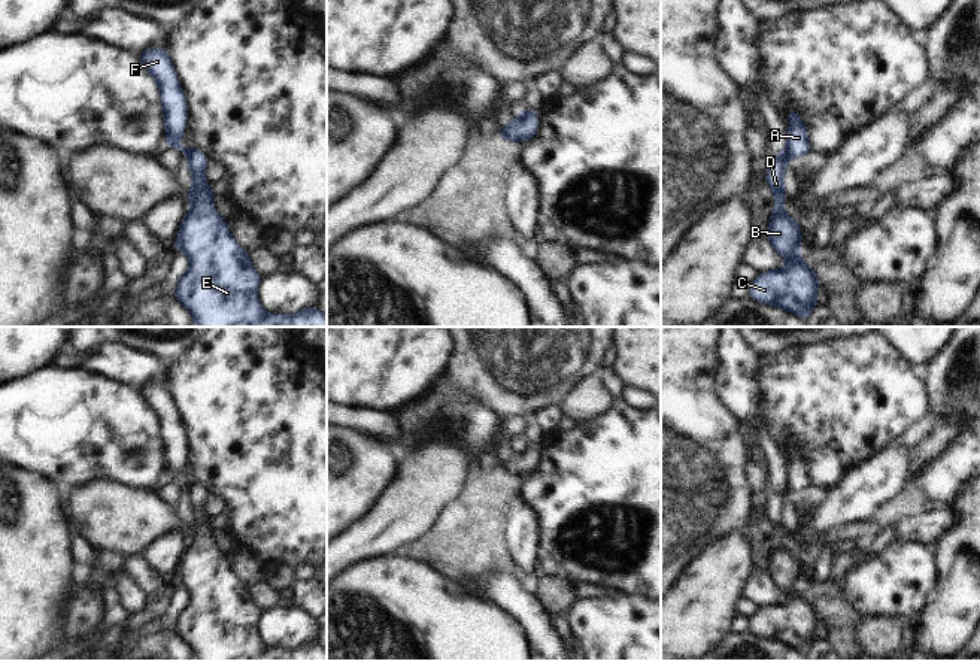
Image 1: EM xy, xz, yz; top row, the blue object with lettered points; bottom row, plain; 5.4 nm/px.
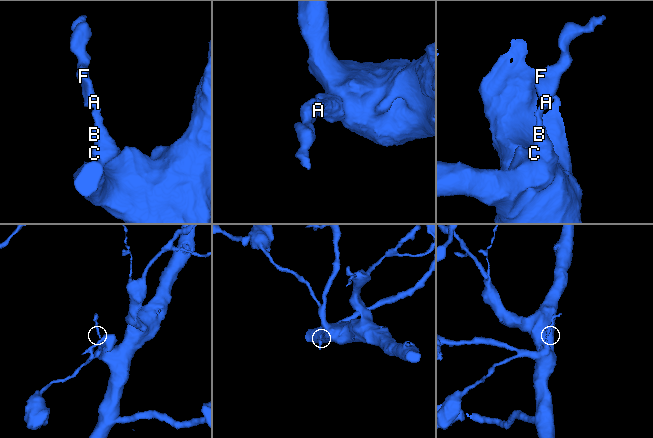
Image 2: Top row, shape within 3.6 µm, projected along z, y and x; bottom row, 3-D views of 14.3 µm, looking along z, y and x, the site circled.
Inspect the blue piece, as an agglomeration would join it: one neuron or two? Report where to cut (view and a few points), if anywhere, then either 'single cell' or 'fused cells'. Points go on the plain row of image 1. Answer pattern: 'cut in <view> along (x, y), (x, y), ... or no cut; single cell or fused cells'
no cut; single cell

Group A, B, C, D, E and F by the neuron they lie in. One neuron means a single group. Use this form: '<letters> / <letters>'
A B C D E F

